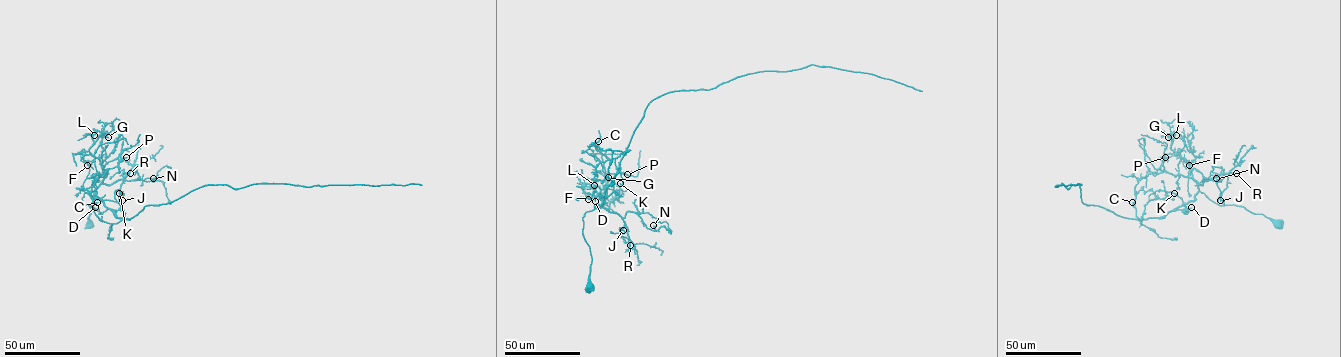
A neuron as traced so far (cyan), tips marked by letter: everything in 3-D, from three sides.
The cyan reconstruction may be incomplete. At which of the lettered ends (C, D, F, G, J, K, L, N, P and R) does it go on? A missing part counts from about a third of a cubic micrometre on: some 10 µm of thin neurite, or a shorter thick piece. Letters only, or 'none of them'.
none of them

